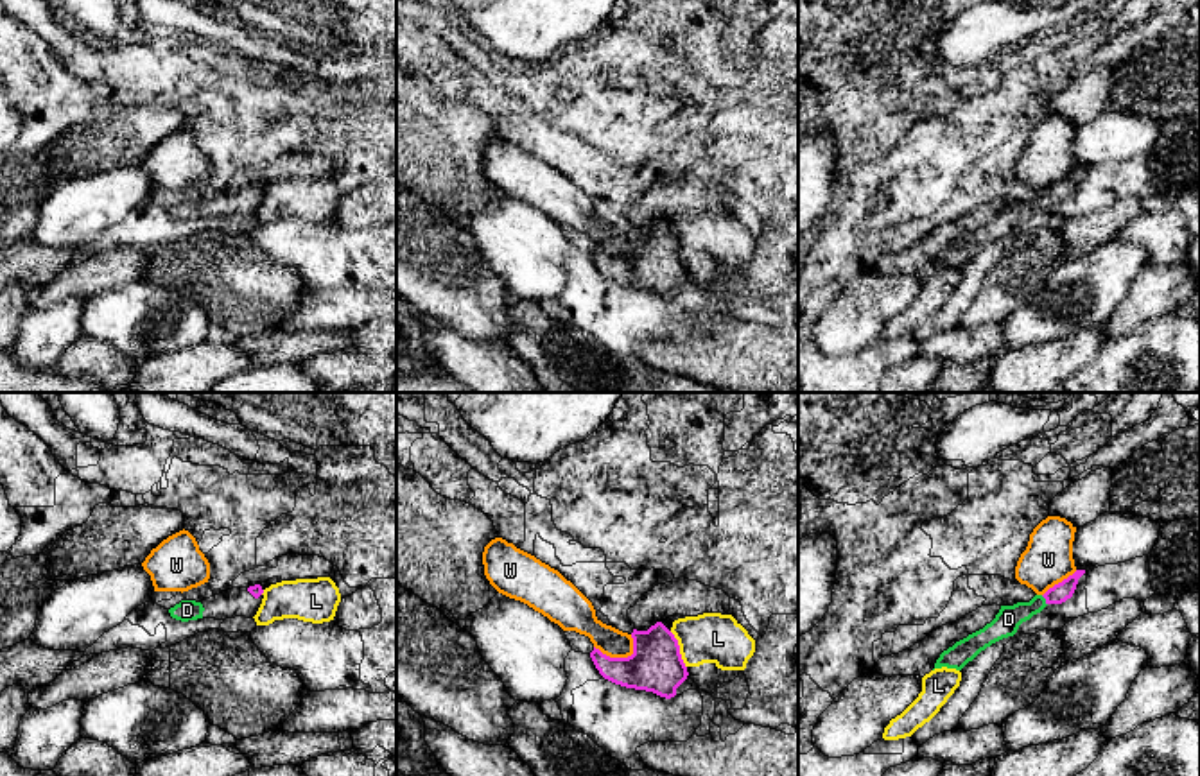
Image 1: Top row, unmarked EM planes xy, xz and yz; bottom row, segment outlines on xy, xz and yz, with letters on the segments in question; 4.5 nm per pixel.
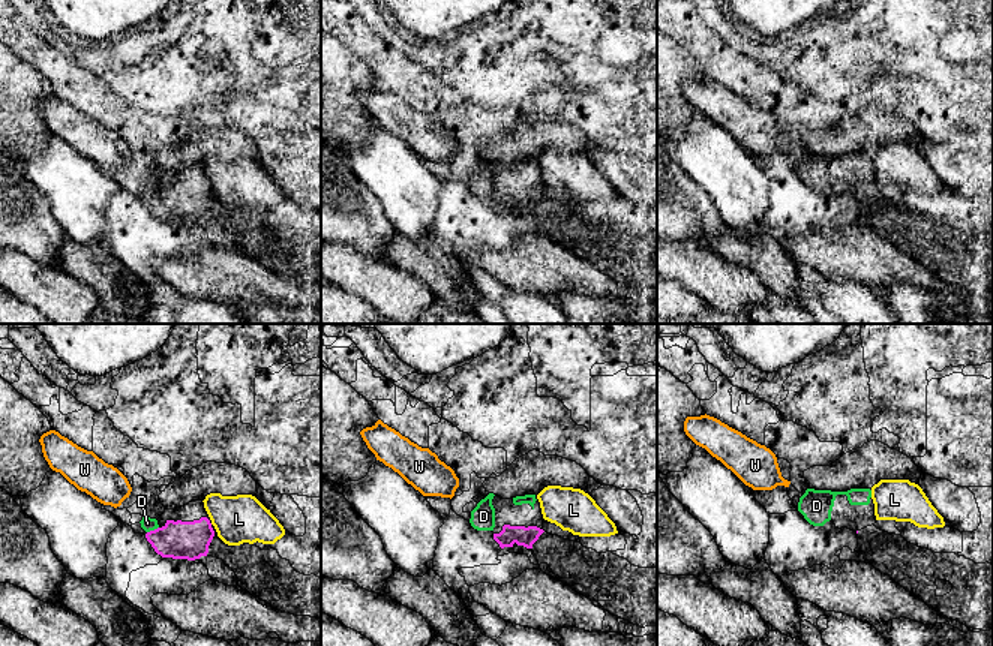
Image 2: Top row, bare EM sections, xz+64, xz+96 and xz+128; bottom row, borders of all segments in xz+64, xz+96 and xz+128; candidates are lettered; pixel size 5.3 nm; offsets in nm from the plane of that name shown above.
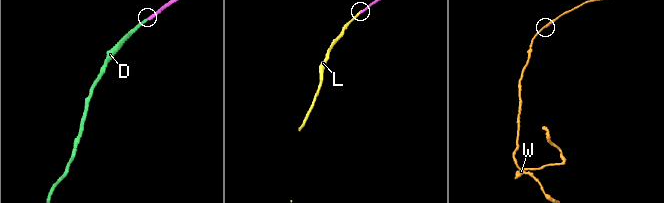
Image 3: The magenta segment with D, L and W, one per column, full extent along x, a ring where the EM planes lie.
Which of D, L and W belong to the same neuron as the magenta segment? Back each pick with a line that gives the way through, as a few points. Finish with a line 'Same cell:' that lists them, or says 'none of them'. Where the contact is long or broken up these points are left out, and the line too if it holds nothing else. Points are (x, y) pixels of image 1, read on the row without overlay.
D: way yz (1064, 189), (1046, 199), (1008, 217)
Same cell: D

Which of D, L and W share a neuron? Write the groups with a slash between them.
D / L / W

